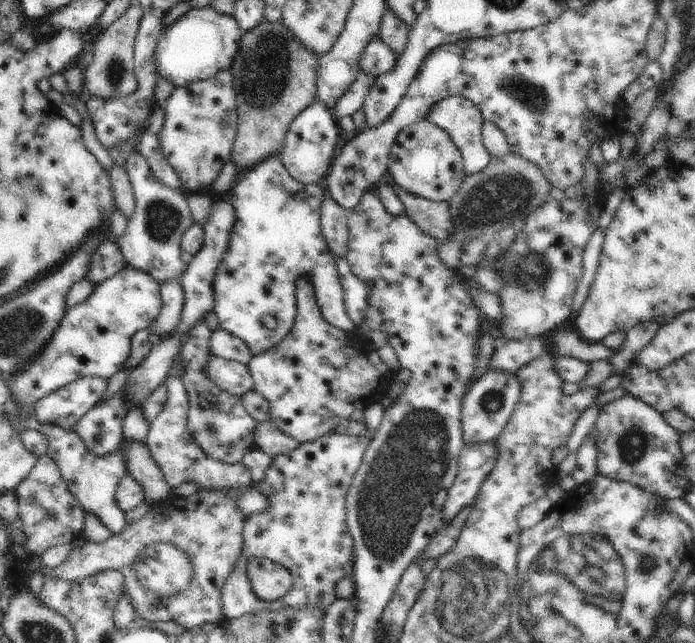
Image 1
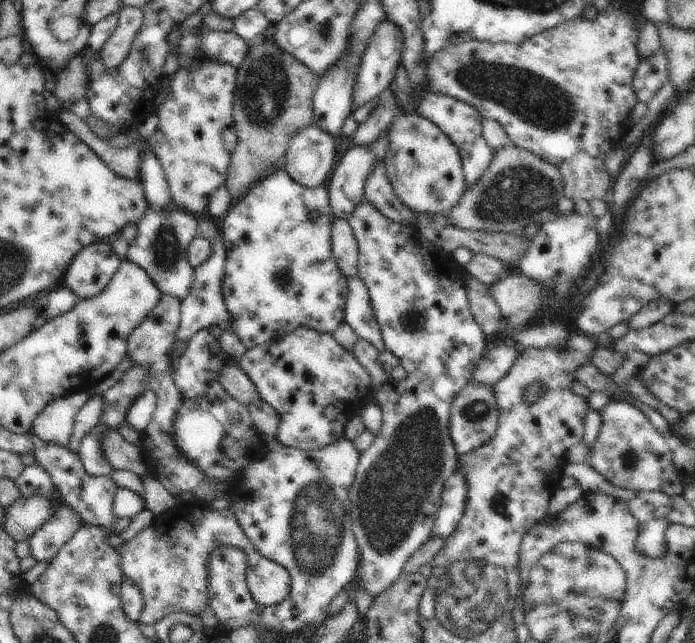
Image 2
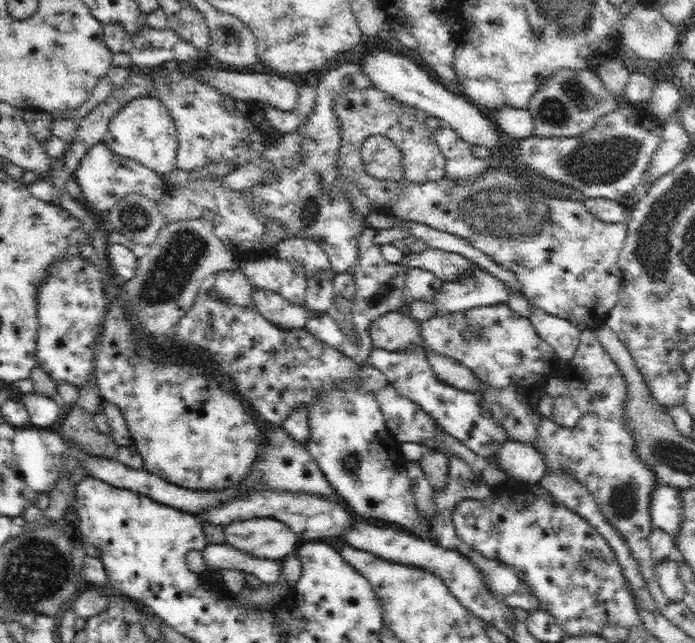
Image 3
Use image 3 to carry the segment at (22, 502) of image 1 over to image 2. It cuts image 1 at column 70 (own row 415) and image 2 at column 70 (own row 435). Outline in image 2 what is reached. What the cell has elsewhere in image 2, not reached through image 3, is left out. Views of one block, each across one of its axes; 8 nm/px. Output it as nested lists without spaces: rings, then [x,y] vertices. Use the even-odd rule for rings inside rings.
[[[66,503],[30,537],[30,552],[37,562],[49,562],[81,527],[82,520]]]

